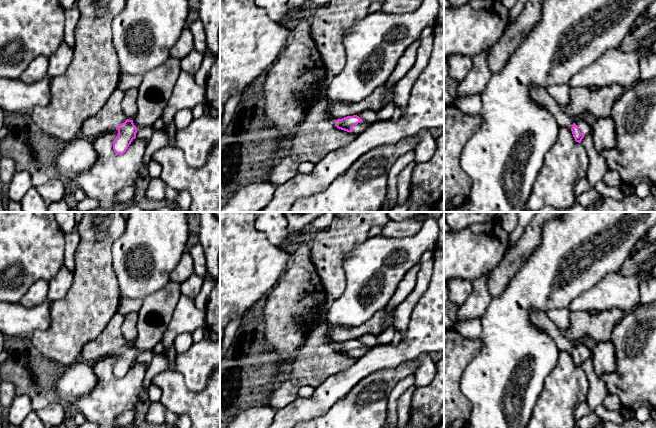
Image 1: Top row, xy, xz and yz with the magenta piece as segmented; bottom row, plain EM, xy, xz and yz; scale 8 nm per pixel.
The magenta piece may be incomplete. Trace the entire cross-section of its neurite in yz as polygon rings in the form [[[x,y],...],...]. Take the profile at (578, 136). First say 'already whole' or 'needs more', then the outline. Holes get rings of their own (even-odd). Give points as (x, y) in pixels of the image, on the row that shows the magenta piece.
needs more; [[[582,116],[573,119],[571,128],[576,142],[581,143],[582,139],[591,132],[590,122]]]

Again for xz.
needs more; [[[347,116],[342,119],[335,120],[335,126],[338,129],[353,132],[357,135],[361,134],[362,132],[366,131],[372,124],[364,122],[359,116]]]

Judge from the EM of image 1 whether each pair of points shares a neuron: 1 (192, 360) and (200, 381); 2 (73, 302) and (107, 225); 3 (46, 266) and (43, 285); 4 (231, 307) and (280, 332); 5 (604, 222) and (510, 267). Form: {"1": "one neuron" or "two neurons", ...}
{"1": "one neuron", "2": "one neuron", "3": "two neurons", "4": "two neurons", "5": "two neurons"}

